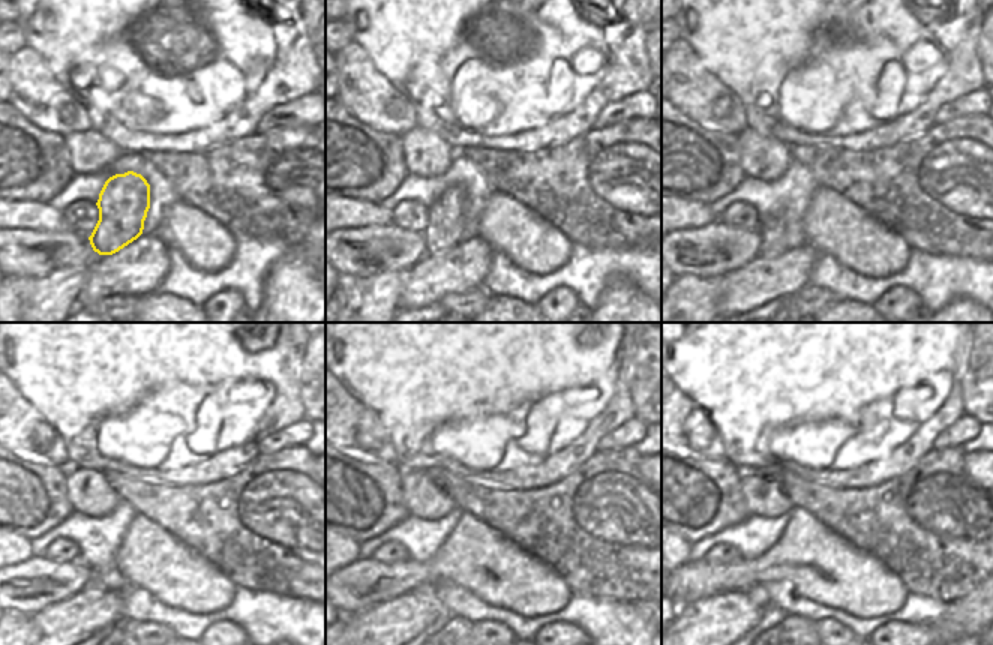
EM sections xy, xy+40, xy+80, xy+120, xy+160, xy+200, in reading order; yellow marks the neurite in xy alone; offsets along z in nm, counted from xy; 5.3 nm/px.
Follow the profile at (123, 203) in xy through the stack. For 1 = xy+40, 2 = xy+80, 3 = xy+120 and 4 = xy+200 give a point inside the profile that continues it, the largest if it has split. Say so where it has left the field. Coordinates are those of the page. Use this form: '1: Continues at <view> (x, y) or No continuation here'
1: Continues at xy+40 (444, 230)
2: Continues at xy+80 (773, 233)
3: Continues at xy+120 (96, 584)
4: Continues at xy+200 (758, 594).

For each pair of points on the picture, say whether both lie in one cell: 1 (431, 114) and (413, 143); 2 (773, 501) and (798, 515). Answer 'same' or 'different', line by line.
1: different
2: different

